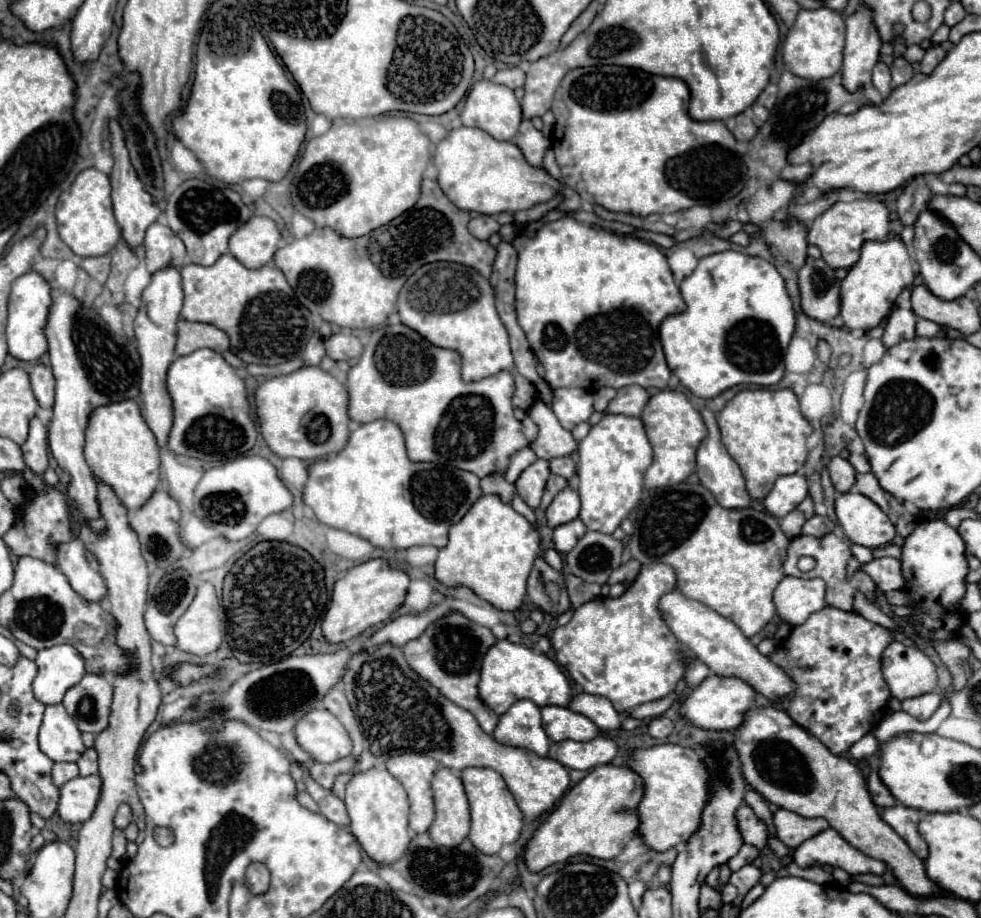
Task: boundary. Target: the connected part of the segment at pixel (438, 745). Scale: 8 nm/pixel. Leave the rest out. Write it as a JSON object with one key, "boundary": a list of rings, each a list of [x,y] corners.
{"boundary":[[[380,645],[370,653],[362,653],[362,649],[358,651],[354,647],[354,657],[350,657],[350,665],[346,665],[342,685],[352,711],[362,723],[366,745],[360,757],[348,755],[334,763],[314,763],[308,769],[314,781],[324,789],[332,789],[336,777],[342,773],[366,771],[402,753],[424,753],[456,771],[466,767],[490,767],[498,771],[528,819],[550,811],[570,785],[568,769],[558,761],[538,757],[528,749],[500,745],[492,735],[486,735],[470,711],[456,707],[414,673],[410,665],[406,665],[402,649],[396,645]]]}

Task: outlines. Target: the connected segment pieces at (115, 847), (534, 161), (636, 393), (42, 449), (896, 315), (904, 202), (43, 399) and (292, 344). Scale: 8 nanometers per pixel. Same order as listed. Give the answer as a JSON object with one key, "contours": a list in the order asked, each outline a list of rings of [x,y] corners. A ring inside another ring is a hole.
{"contours":[[[[122,829],[114,831],[114,841],[112,841],[112,857],[114,859],[122,859],[126,853],[126,837]]],[[[522,119],[520,131],[514,137],[514,143],[522,149],[526,161],[530,165],[542,165],[542,157],[550,147],[550,141],[530,123],[530,119]]],[[[628,385],[618,389],[618,395],[610,401],[606,413],[622,413],[630,417],[640,417],[646,401],[650,401],[650,393],[640,385]]],[[[38,417],[30,421],[30,435],[20,449],[26,467],[36,475],[44,475],[48,469],[48,433],[46,425]]],[[[894,309],[888,317],[882,343],[884,347],[892,347],[898,341],[916,337],[916,315],[910,309]]],[[[920,177],[912,179],[904,187],[902,195],[896,199],[896,213],[898,213],[900,223],[904,227],[912,227],[916,217],[918,217],[918,213],[922,213],[928,207],[930,197],[932,197],[932,193],[926,187],[926,183]]],[[[42,363],[32,365],[30,381],[32,381],[32,389],[34,389],[34,395],[40,403],[40,407],[50,409],[52,403],[54,403],[54,375],[52,375],[52,369],[42,365]]],[[[222,255],[214,265],[184,265],[182,319],[210,323],[228,333],[232,353],[246,363],[278,365],[302,355],[314,333],[312,313],[296,301],[280,269],[266,265],[262,269],[244,267],[234,255]]]]}

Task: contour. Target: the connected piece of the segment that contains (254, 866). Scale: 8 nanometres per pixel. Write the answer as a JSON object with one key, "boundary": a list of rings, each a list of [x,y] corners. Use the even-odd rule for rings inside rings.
{"boundary":[[[250,863],[246,869],[246,885],[252,893],[262,893],[268,889],[270,871],[262,863]]]}

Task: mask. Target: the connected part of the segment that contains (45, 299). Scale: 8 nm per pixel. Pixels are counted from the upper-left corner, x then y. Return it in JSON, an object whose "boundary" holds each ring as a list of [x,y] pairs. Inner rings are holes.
{"boundary":[[[28,271],[12,283],[12,291],[8,297],[8,353],[22,361],[38,361],[48,351],[46,341],[46,321],[52,307],[52,285],[36,271]]]}

